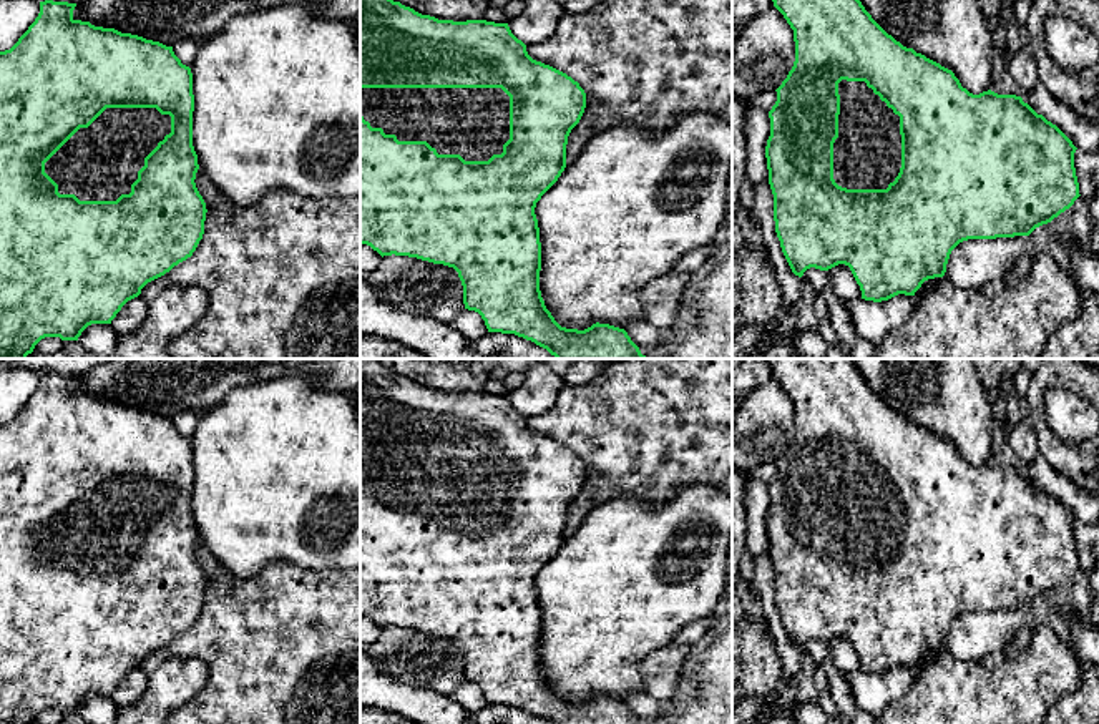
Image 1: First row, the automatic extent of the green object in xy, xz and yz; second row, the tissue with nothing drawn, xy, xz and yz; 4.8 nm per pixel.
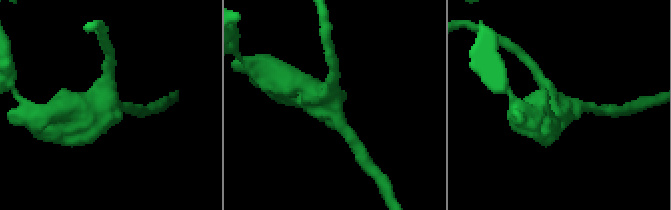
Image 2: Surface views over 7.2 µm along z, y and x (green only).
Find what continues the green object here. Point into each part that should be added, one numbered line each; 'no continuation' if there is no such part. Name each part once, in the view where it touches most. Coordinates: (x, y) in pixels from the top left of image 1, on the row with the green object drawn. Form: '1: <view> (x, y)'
1: xz (473, 123)

